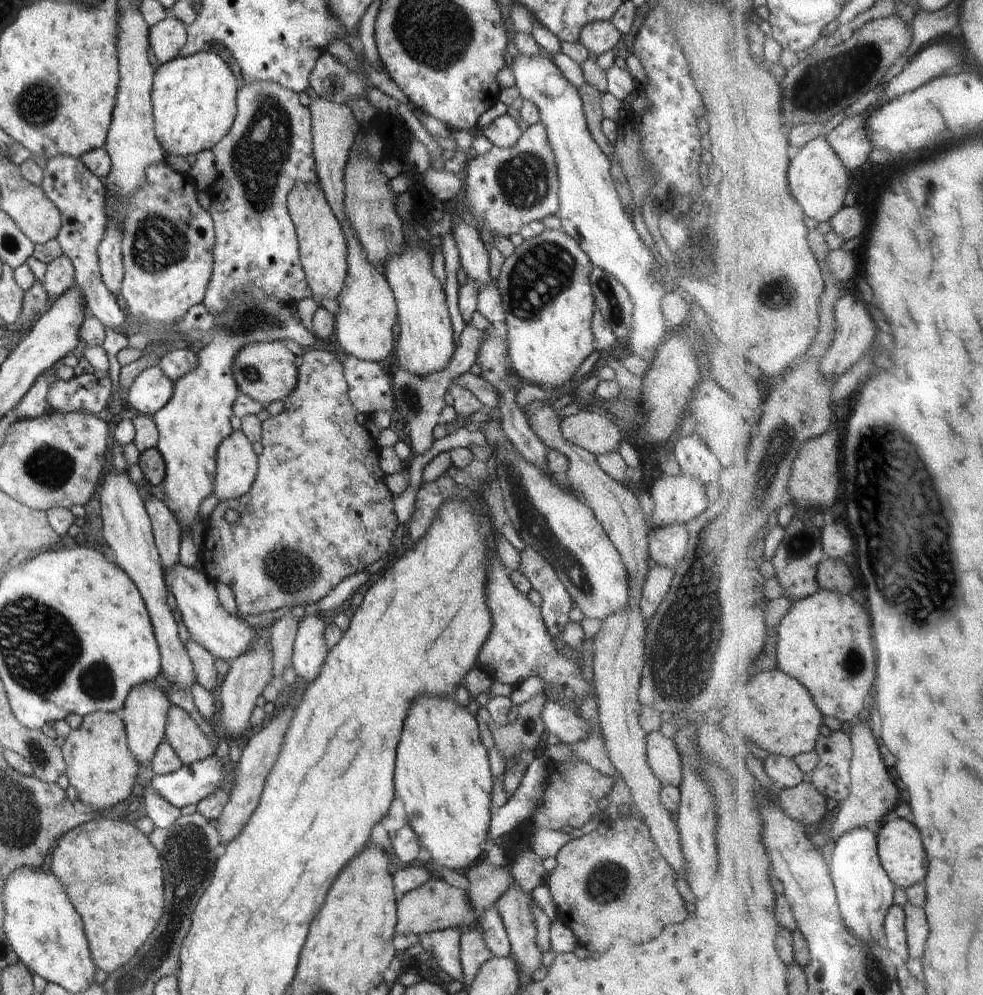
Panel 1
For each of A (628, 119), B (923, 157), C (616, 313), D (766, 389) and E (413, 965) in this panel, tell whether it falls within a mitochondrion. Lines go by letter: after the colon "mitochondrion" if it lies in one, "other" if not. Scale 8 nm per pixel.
A: other
B: other
C: mitochondrion
D: other
E: other

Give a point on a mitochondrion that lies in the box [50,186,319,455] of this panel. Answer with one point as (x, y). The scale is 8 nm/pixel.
(158, 244)

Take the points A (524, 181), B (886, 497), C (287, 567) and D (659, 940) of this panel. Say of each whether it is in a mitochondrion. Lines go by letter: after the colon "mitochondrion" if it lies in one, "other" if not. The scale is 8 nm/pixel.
A: mitochondrion
B: mitochondrion
C: mitochondrion
D: other

